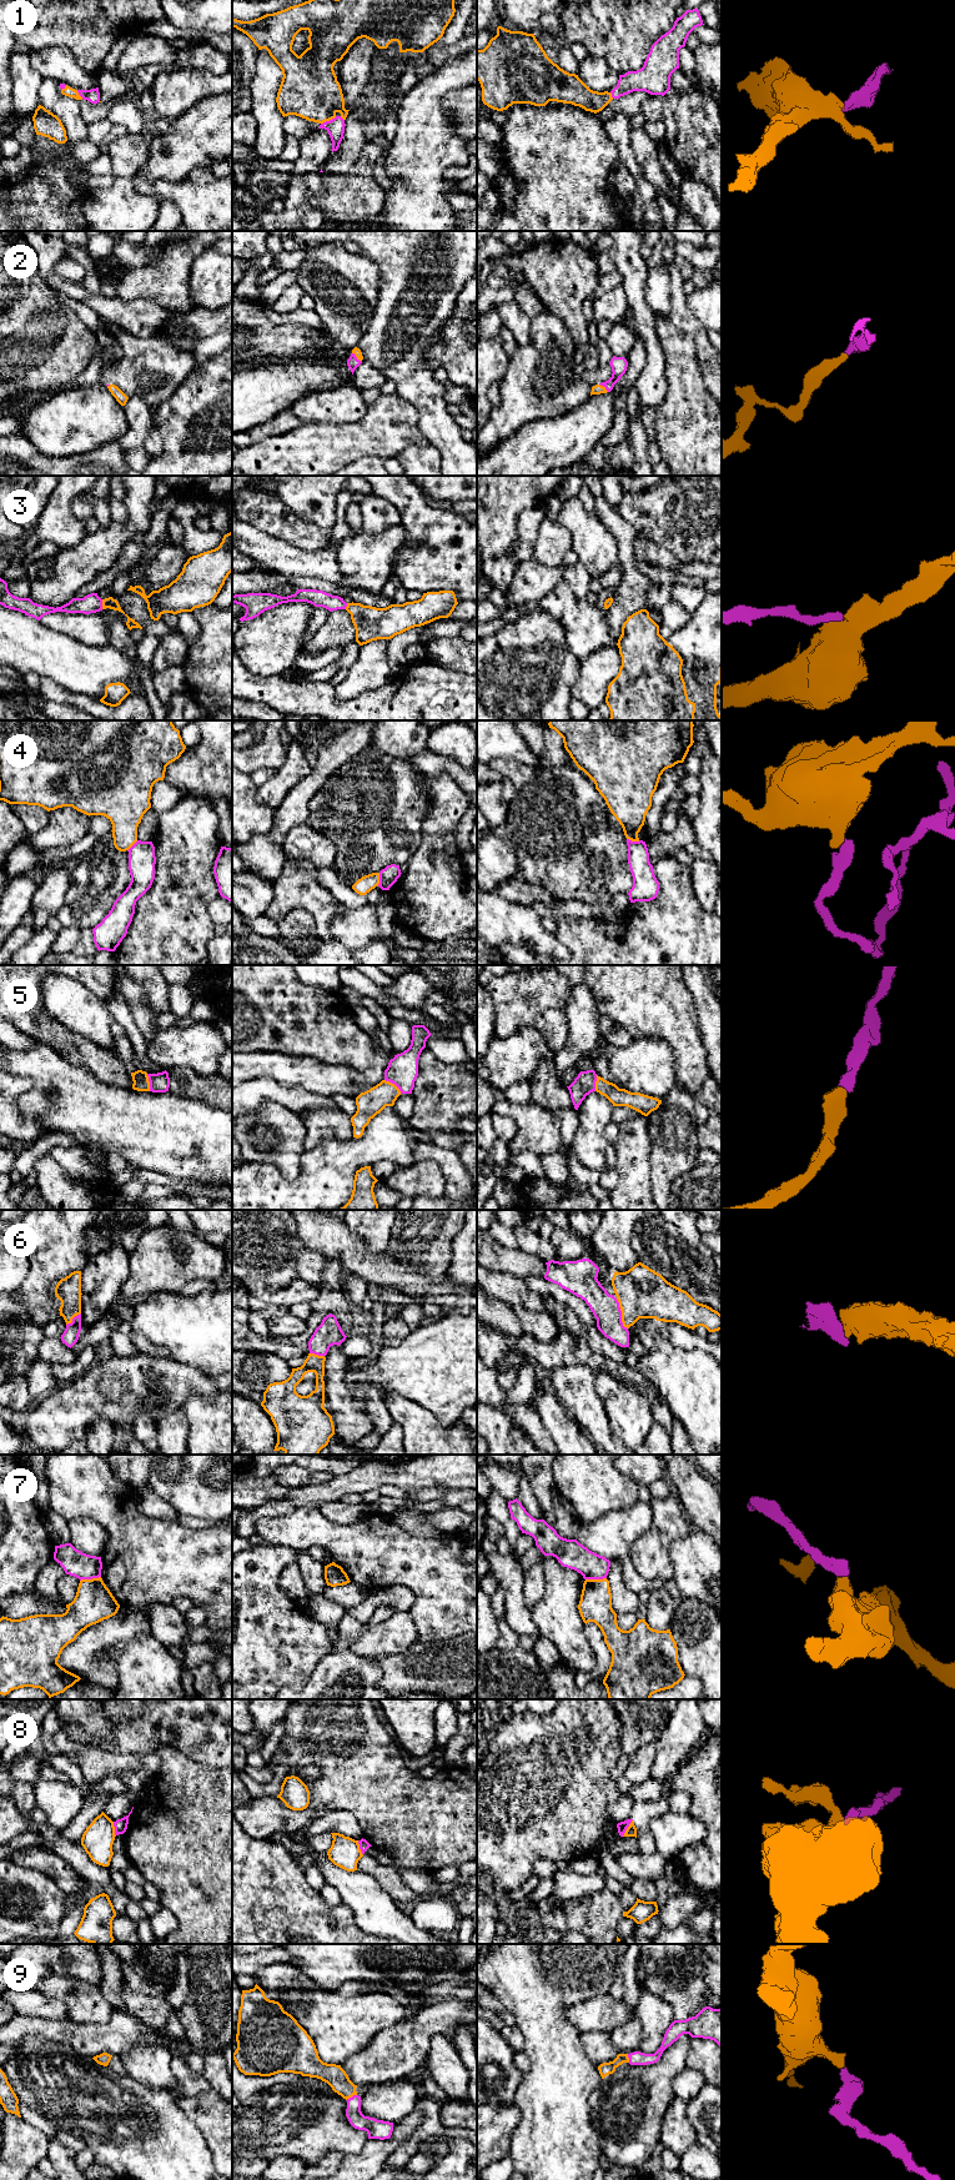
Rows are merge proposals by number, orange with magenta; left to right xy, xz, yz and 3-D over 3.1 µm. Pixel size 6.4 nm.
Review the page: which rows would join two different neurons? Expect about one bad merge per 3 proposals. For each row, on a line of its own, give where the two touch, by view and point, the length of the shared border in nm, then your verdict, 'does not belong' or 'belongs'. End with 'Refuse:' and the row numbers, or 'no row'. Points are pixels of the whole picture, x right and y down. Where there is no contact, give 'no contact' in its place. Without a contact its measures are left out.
1: meets orange in xz at (328, 120); contact 120 nm long; belongs
2: meets orange in yz at (604, 387); contact 80 nm long; belongs
3: meets orange in xy at (102, 604); contact 60 nm long; belongs
4: meets orange in xz at (378, 879); contact 90 nm long; does not belong
5: meets orange in xz at (393, 1084); contact 140 nm long; belongs
6: meets orange in yz at (622, 1314); contact 220 nm long; belongs
7: meets orange in xy at (90, 1580); contact 140 nm long; does not belong
8: meets orange in yz at (627, 1828); contact 130 nm long; does not belong
9: meets orange in xz at (351, 2096); contact 80 nm long; belongs
Refuse: 4, 7, 8

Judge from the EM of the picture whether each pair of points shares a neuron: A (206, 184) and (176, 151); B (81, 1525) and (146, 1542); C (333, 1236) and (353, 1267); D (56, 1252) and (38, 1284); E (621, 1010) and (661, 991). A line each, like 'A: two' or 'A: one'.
A: two
B: two
C: one
D: one
E: one

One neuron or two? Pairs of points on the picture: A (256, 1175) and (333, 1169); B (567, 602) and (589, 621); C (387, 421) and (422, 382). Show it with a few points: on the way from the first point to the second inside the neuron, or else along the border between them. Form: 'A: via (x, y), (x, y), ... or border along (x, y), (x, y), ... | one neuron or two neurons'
A: via (275, 1186), (315, 1186) | one neuron
B: via (572, 607), (584, 619) | one neuron
C: border along (395, 392), (415, 408), (418, 427) | two neurons

